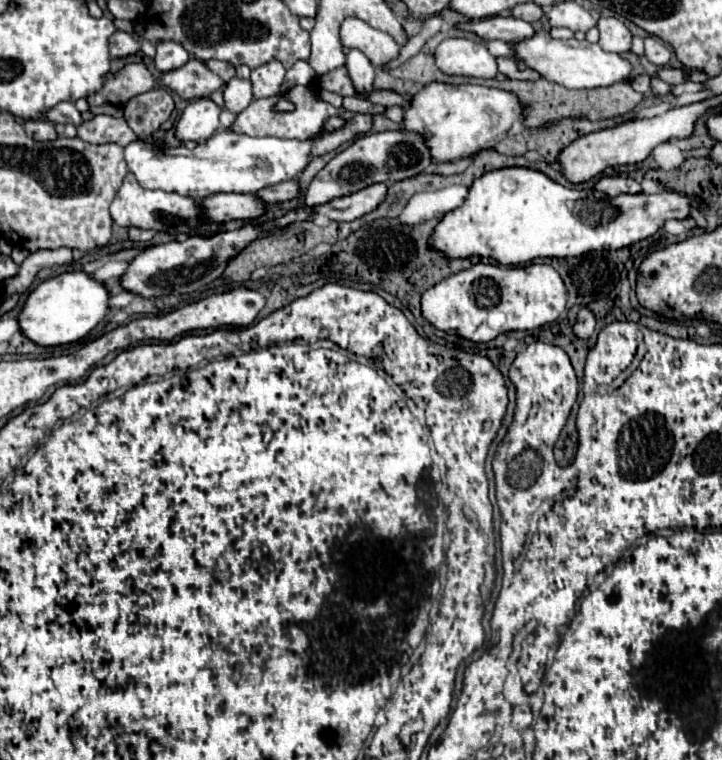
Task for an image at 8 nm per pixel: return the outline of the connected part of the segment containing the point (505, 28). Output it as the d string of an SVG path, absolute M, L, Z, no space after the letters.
M492 16L484 18L480 22L464 22L458 24L464 30L476 32L484 40L504 40L504 42L522 42L528 40L536 34L536 28L530 22L516 20L516 18L502 18L502 16Z

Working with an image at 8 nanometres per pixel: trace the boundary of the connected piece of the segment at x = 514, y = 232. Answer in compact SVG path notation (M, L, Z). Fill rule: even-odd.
M500 168L500 170L490 170L486 174L482 174L480 178L476 178L472 182L472 186L468 188L468 196L466 200L462 202L462 206L458 206L456 210L448 212L434 228L432 236L430 236L430 248L432 250L438 250L442 252L444 256L448 258L470 258L470 256L484 256L484 258L494 258L496 262L500 264L508 264L508 266L516 266L516 264L526 264L534 258L570 258L570 256L582 256L586 252L592 252L592 250L620 250L624 246L630 246L634 242L640 242L648 236L652 236L666 220L670 218L688 218L688 204L694 204L698 200L690 198L690 196L684 196L684 194L678 194L678 192L658 192L658 194L620 194L620 196L606 196L606 194L600 194L598 190L574 190L574 188L566 188L554 180L550 180L544 172L538 172L538 170L532 170L532 168Z

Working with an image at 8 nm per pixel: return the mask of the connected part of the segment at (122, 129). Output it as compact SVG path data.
M94 116L86 122L82 122L78 128L78 136L90 144L120 144L128 146L136 140L136 134L130 130L124 118L114 116Z

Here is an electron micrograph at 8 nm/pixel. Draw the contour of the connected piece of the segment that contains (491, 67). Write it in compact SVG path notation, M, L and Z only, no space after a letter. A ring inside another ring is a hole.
M446 38L436 48L436 66L444 74L496 78L498 66L484 42L470 38Z

